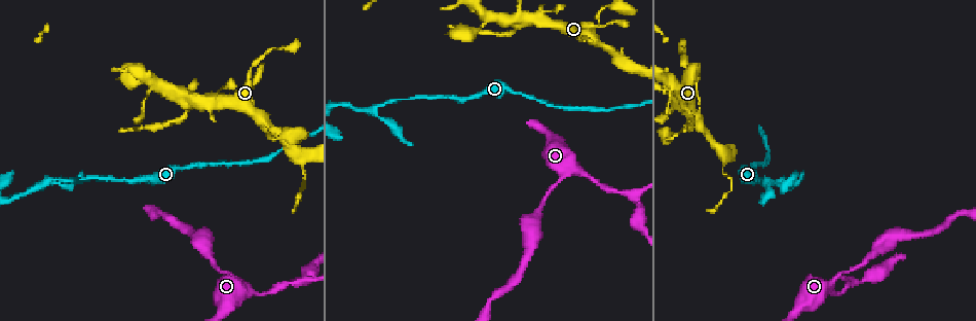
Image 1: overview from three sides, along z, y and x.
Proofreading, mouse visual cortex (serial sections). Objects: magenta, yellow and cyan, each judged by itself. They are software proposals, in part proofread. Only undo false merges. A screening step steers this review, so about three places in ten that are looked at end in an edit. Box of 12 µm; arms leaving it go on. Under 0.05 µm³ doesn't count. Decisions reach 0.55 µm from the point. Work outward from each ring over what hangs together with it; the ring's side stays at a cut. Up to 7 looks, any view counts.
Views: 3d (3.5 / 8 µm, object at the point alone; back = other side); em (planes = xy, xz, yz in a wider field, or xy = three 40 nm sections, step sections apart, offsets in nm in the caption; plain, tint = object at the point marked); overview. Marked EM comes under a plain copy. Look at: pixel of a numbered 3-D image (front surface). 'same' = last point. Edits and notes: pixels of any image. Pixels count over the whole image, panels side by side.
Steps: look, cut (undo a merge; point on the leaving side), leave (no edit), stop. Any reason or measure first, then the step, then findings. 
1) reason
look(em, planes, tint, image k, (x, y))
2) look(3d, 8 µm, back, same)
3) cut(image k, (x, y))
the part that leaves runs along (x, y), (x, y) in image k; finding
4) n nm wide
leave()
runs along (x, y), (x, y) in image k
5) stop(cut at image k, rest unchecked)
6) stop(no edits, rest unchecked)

a fork
look(3d, 8 µm, image 1, (257, 118))

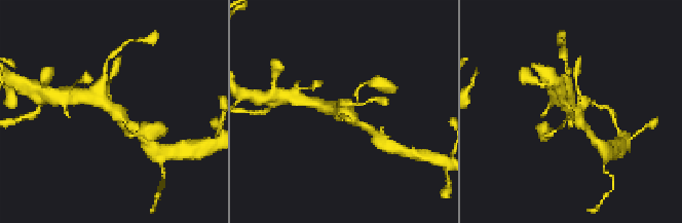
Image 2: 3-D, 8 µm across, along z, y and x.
look(em, xy, step 3, tint, image 2, (115, 113))

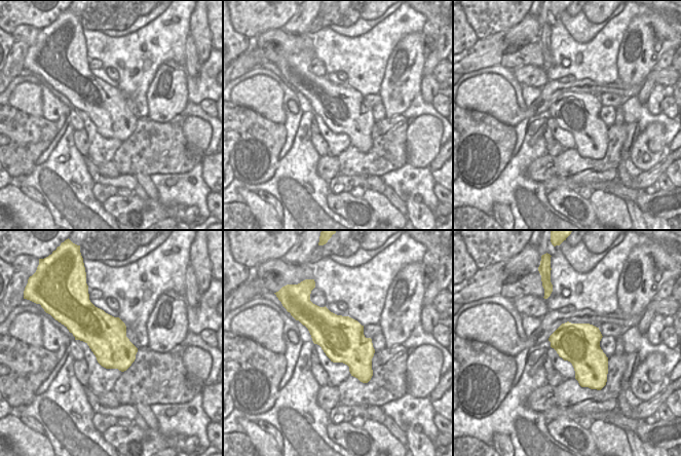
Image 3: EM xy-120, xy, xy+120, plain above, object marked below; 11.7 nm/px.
leave()
runs along (101, 89), (101, 98), (138, 129) in image 2; all the same cell

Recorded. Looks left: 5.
looks like a crossing
look(3d, 3.5 µm, image 1, (524, 20))

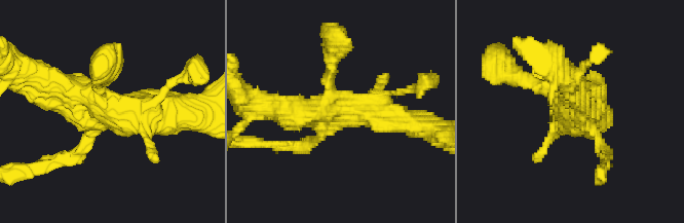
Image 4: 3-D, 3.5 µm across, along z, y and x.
look(em, planes, tint, image 4, (110, 108))

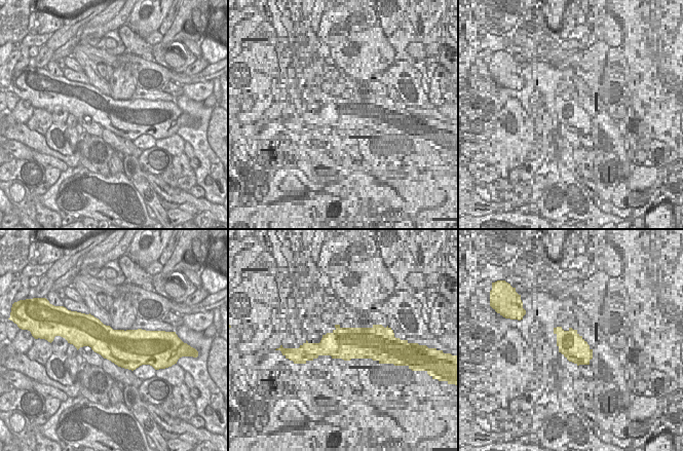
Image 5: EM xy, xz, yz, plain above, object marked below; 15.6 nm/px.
another direction
look(em, xy, step 1, tint, same)

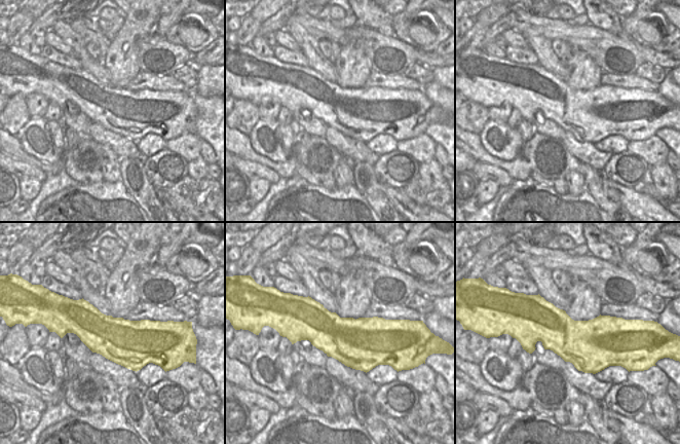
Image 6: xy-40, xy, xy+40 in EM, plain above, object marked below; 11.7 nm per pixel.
leave()
runs along (179, 113), (115, 113), (49, 84) in image 4; all the same cell

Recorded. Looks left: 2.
sudden change in width
look(3d, 3.5 µm, image 1, (839, 276))

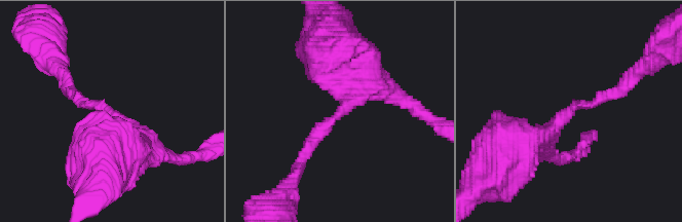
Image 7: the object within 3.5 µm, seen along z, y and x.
arms of 150, 450 nm
look(em, planes, tint, image 7, (566, 110))

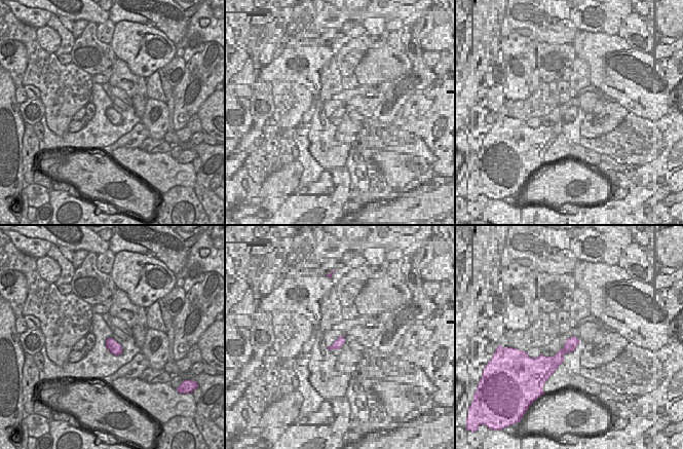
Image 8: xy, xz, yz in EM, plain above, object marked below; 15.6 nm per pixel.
leave()
runs along (521, 146), (576, 105), (615, 91) in image 7; one cell here

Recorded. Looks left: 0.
stop(no edits, rest unchecked)

